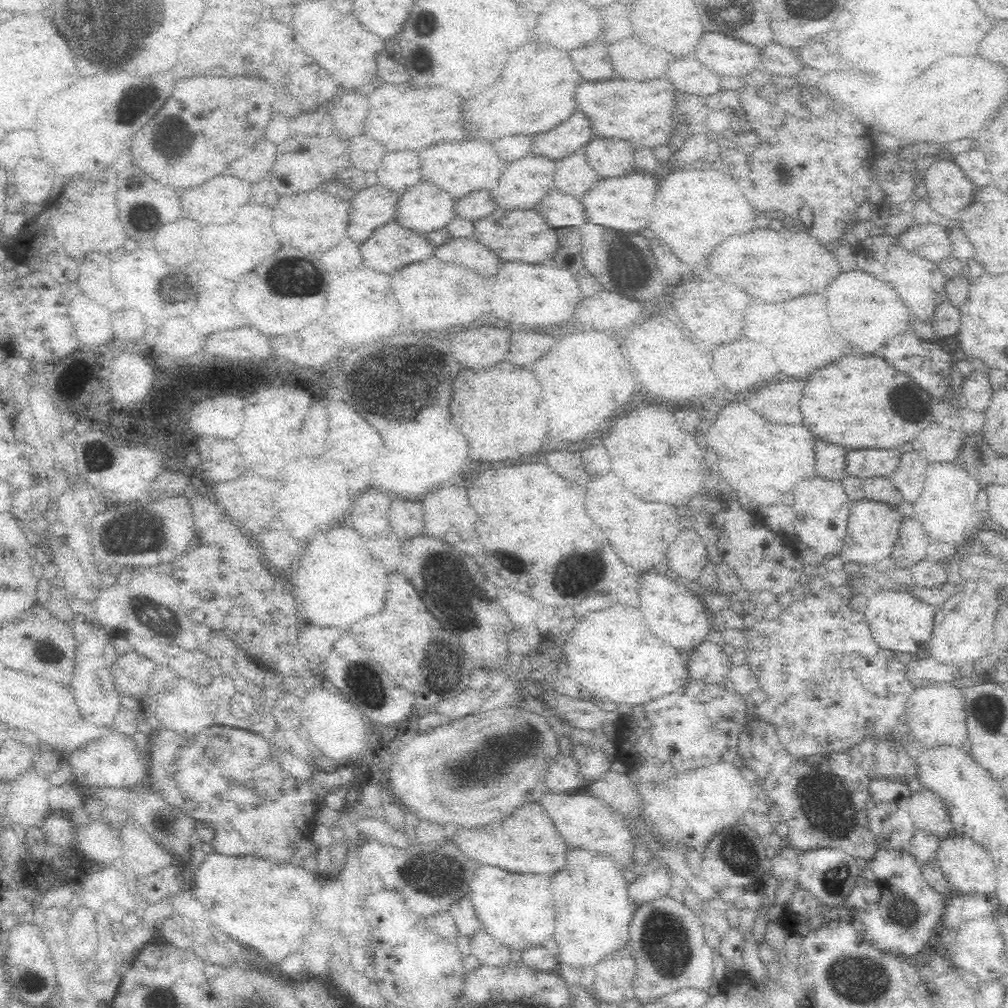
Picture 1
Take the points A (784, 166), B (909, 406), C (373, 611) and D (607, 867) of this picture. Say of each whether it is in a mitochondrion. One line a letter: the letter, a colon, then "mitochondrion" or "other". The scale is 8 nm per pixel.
A: mitochondrion
B: mitochondrion
C: other
D: other

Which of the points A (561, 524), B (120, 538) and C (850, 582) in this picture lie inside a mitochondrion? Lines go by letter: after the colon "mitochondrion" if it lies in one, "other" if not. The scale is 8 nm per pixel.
A: other
B: mitochondrion
C: other

